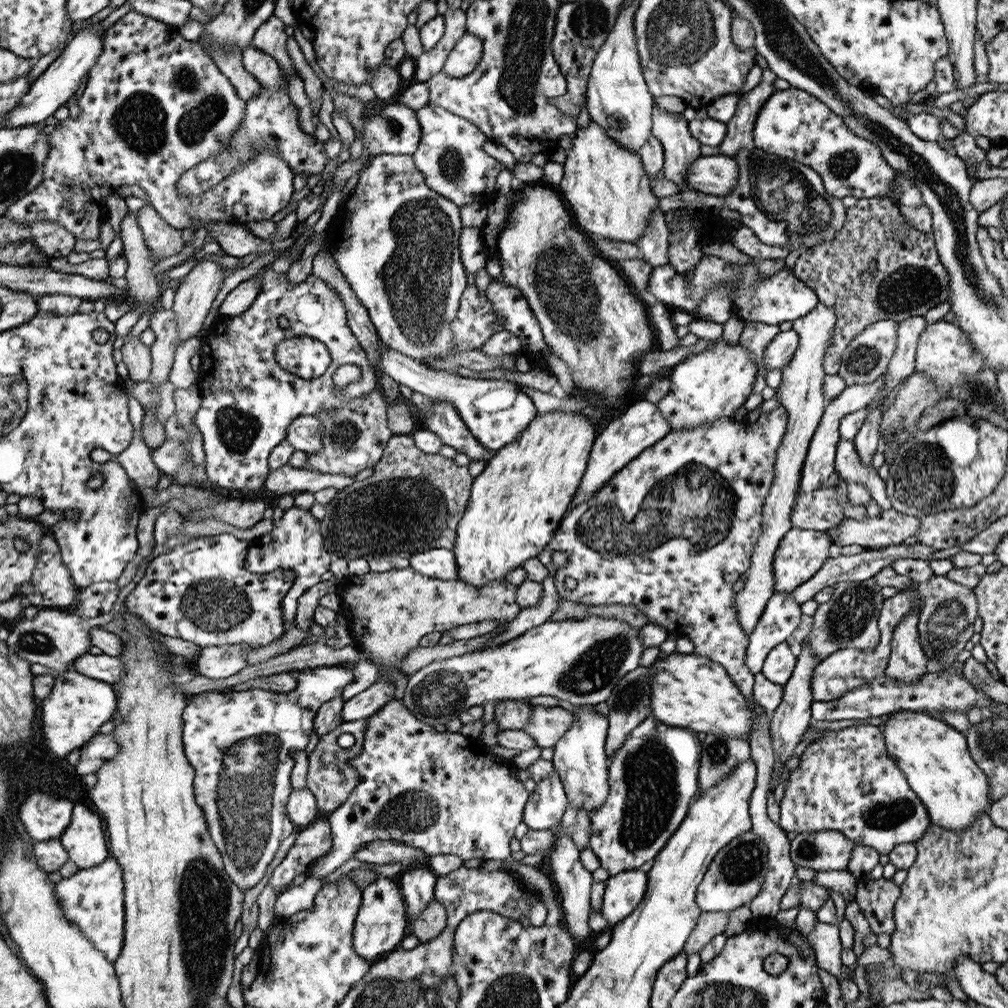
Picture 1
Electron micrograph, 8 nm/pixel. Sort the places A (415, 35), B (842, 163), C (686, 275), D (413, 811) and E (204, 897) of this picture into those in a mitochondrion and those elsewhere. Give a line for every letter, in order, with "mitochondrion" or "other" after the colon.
A: other
B: mitochondrion
C: other
D: mitochondrion
E: mitochondrion

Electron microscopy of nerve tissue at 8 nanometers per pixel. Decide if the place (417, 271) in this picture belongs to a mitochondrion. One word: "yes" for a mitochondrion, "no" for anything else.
yes

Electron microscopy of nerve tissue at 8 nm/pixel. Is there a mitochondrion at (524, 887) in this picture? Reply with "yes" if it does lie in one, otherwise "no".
no

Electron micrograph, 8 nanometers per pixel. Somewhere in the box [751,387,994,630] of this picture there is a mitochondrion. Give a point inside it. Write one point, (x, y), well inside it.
(923, 480)

